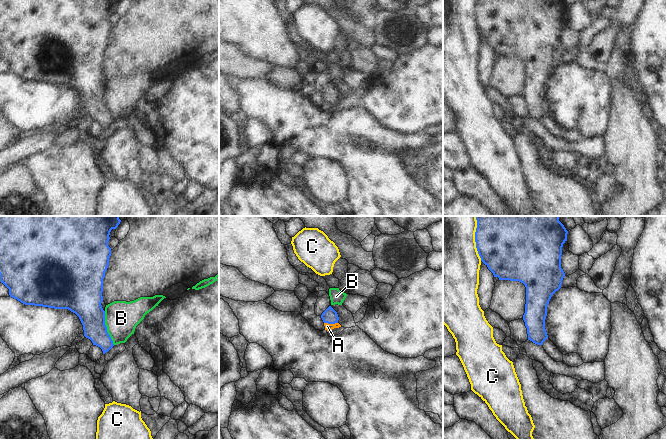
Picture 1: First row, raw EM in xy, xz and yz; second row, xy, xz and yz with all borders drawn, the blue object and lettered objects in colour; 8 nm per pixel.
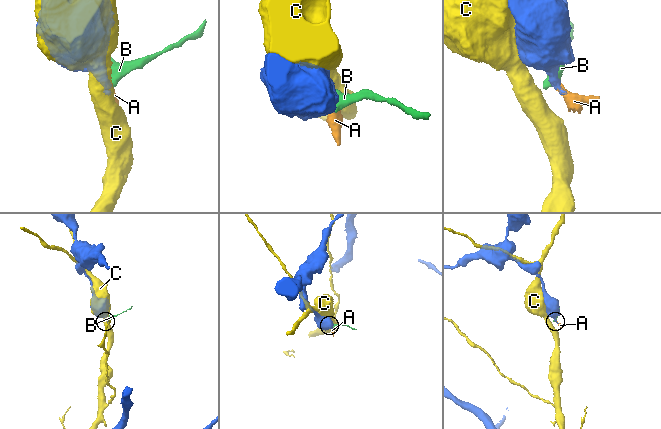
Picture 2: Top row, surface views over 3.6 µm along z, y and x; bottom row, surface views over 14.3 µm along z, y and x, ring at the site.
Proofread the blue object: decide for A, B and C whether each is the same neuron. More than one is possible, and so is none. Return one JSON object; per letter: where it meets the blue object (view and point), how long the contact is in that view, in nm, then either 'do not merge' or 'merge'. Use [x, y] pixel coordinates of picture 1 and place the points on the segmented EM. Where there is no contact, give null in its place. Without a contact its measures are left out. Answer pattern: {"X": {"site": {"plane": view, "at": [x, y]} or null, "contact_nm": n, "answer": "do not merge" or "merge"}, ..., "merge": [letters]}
{"A": {"site": {"plane": "xz", "at": [331, 323]}, "contact_nm": 110, "answer": "merge"}, "B": {"site": {"plane": "xy", "at": [106, 328]}, "contact_nm": 280, "answer": "do not merge"}, "C": {"site": {"plane": "yz", "at": [475, 238]}, "contact_nm": 360, "answer": "do not merge"}, "merge": ["A"]}

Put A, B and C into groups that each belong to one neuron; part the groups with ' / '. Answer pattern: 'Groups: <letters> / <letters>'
Groups: A / B / C.

